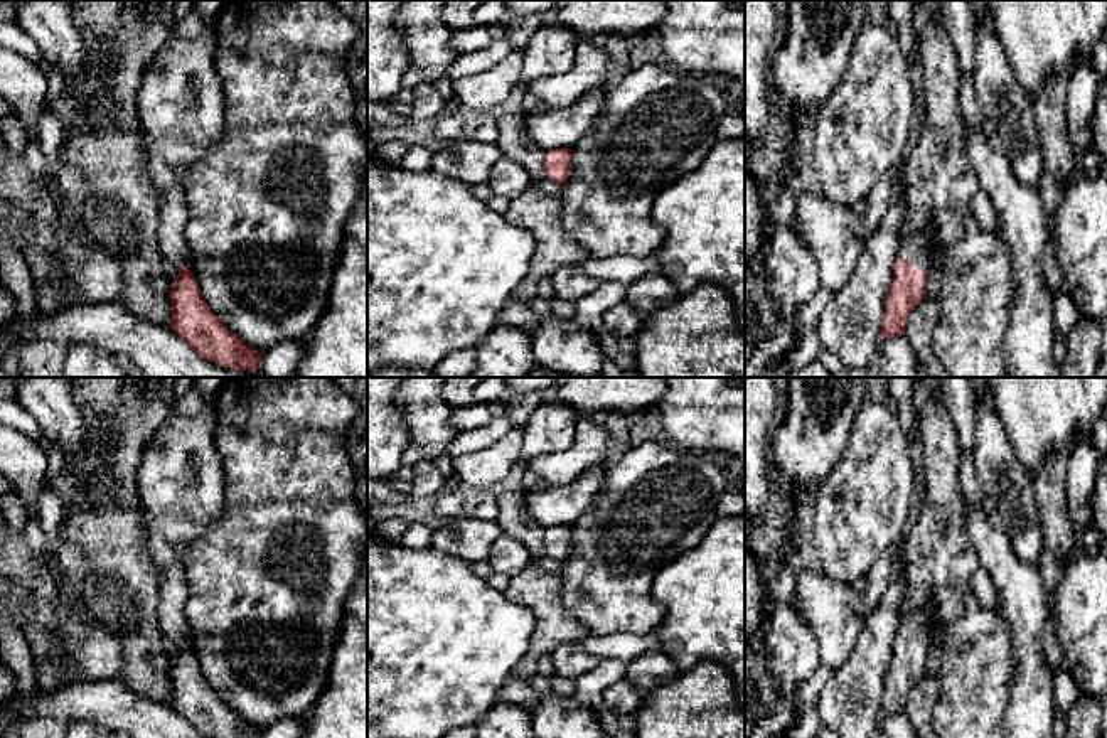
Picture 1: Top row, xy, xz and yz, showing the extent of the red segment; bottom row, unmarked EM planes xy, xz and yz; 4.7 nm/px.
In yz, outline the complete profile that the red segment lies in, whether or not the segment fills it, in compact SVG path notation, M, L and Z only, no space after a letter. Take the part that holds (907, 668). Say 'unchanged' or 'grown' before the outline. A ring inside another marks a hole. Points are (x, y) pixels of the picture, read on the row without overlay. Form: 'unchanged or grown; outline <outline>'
grown; outline M913 608L901 618L895 637L893 655L885 677L881 716L905 713L910 689L925 676L930 644L928 610Z

